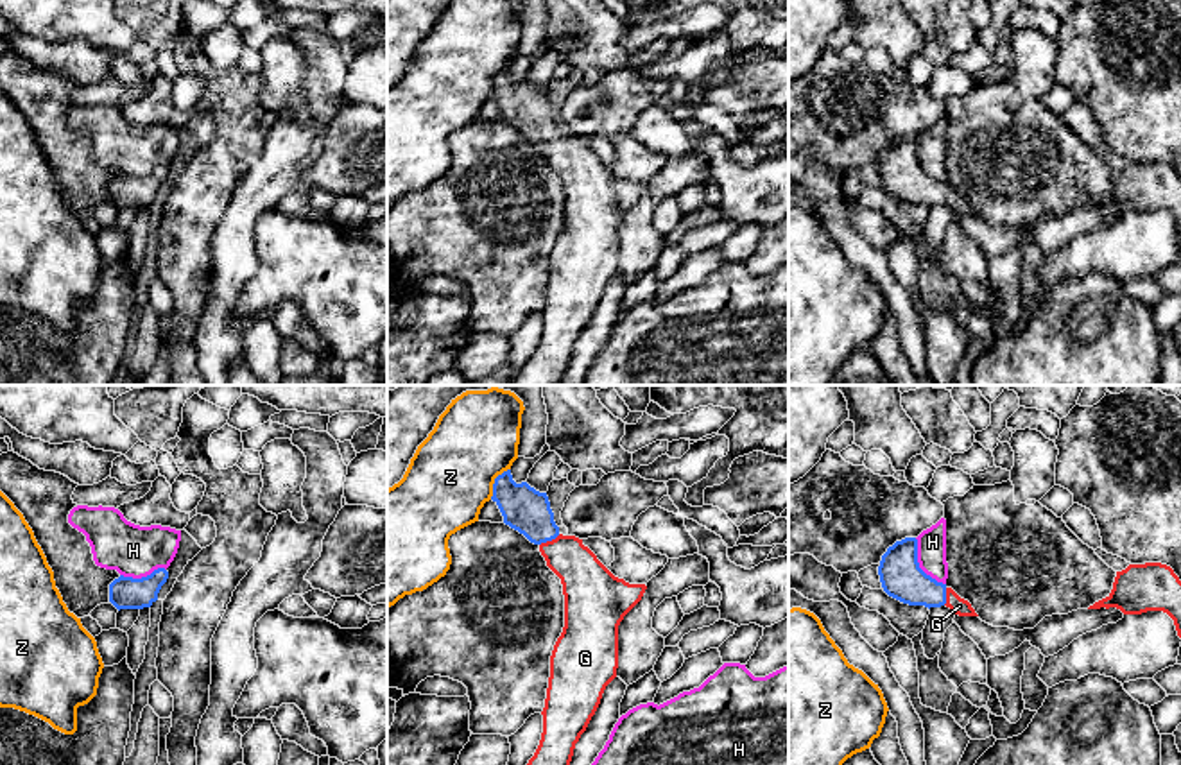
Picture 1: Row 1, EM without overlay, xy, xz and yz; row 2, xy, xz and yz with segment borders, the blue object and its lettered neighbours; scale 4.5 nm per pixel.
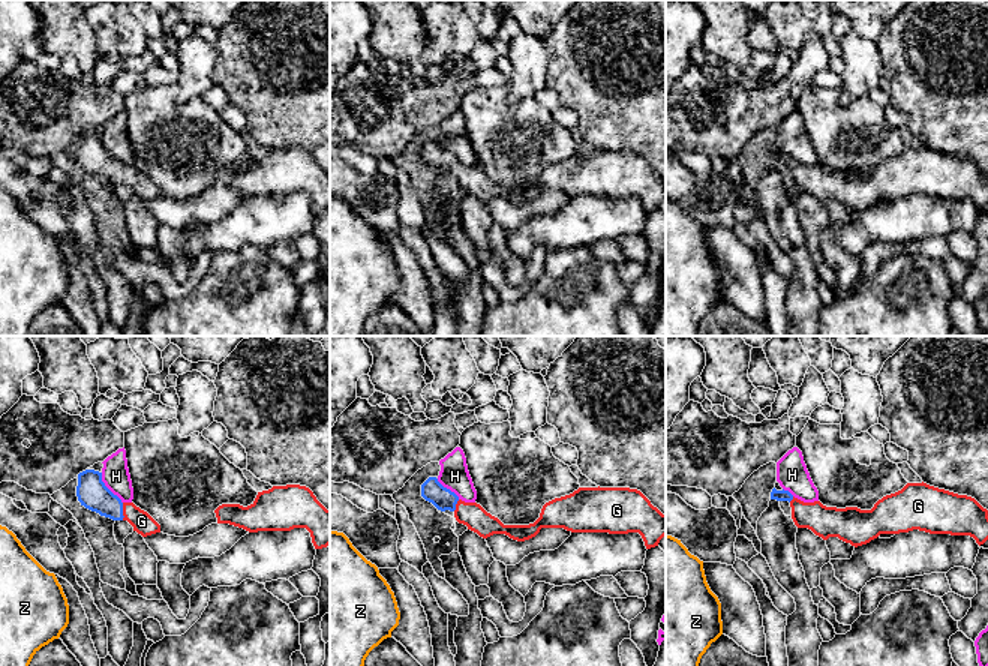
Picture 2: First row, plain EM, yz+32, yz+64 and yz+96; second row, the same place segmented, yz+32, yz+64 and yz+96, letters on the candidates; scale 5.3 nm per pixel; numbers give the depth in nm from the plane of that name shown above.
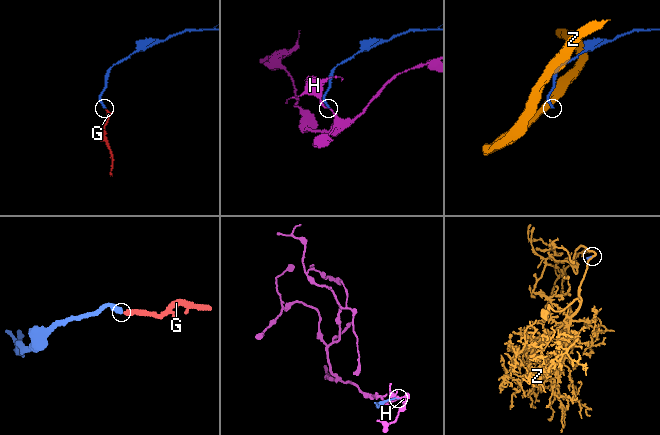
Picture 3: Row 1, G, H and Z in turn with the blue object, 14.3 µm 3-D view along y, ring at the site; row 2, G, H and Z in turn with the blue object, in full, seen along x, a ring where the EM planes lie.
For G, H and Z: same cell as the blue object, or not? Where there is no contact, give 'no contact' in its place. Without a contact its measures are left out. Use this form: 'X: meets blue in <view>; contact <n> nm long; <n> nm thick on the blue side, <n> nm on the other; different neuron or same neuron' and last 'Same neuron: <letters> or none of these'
G: meets blue in xz; contact 110 nm long; 200 nm thick on the blue side, 220 nm on the other; same neuron
H: meets blue in yz; contact 260 nm long; 190 nm thick on the blue side, 130 nm on the other; different neuron
Z: meets blue in xz; contact 170 nm long; 200 nm thick on the blue side, 380 nm on the other; different neuron
Same neuron: G

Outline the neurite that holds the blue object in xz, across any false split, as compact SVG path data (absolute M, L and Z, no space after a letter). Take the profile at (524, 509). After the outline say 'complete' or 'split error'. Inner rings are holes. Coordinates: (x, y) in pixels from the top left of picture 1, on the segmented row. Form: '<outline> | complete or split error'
M511 469L495 478L491 500L504 523L539 546L547 566L561 579L565 595L565 627L550 656L550 677L543 715L543 733L527 765L570 765L575 744L595 715L606 686L616 677L618 625L642 600L647 586L615 577L575 536L563 536L554 521L547 493L527 482L516 484Z | split error

